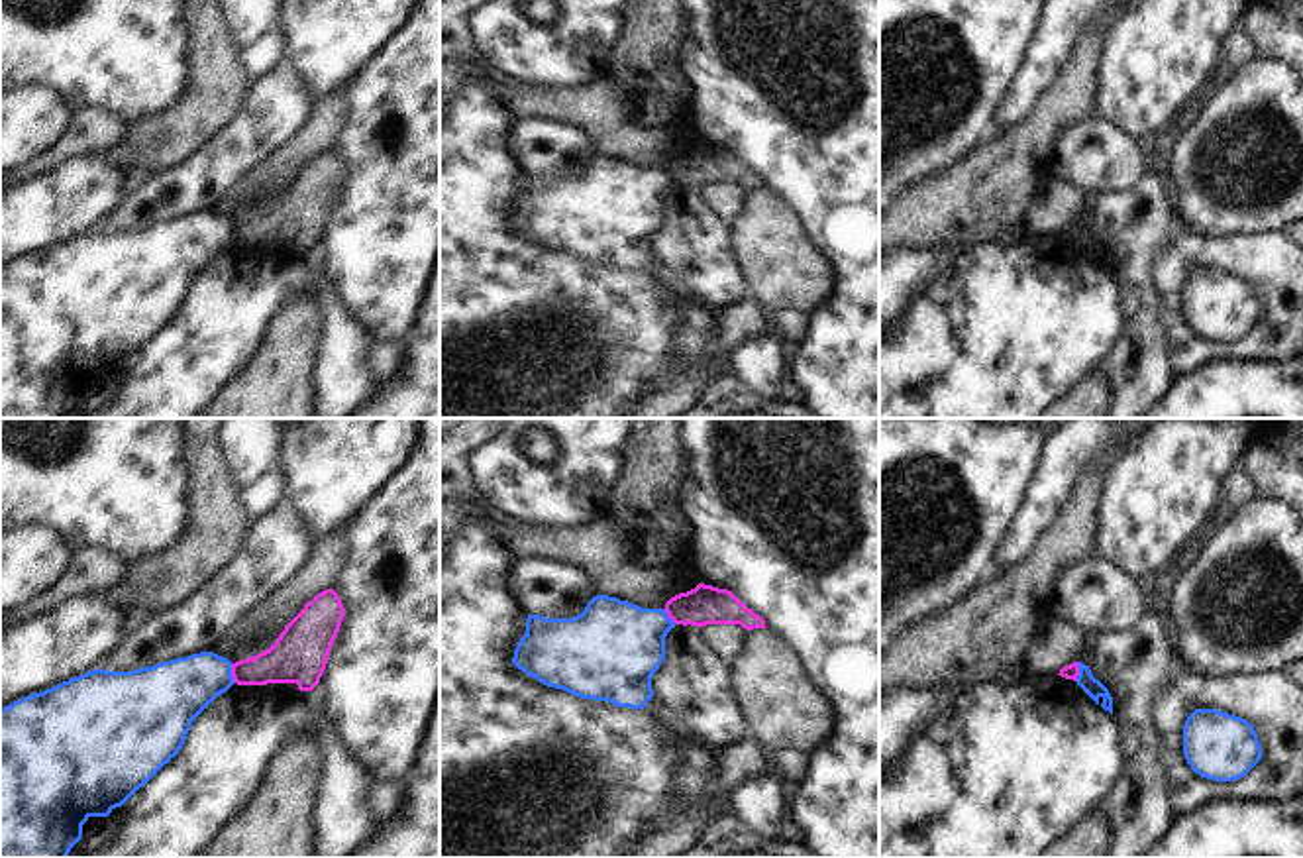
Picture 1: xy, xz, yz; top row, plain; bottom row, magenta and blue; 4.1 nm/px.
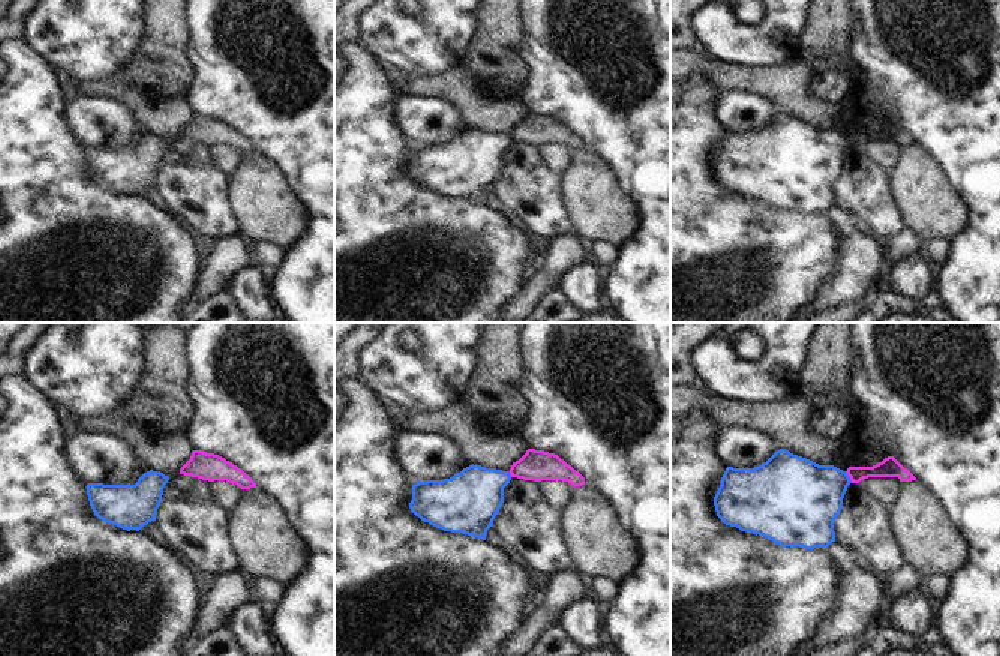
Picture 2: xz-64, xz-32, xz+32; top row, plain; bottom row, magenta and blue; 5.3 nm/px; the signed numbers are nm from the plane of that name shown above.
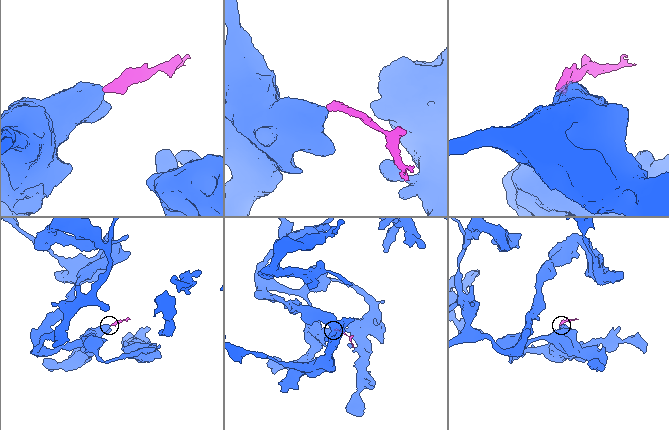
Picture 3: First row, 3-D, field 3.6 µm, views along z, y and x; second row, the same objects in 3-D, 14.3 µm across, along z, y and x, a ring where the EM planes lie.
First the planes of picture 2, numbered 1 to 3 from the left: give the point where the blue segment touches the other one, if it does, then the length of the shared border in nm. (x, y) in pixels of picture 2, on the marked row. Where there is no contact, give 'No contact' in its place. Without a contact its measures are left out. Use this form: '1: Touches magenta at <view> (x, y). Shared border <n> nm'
1: No contact
2: Touches magenta at xz-32 (510, 473). Shared border 40 nm
3: Touches magenta at xz+32 (849, 476). Shared border 80 nm

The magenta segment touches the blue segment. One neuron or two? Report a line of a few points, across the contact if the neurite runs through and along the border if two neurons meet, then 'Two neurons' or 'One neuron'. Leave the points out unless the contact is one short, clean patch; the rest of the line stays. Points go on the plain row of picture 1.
Line: xy (230, 224), (234, 242). Two neurons

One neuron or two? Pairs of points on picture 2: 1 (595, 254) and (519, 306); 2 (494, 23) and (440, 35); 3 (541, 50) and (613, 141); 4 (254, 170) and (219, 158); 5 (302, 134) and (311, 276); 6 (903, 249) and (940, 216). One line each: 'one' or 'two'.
1: two
2: two
3: one
4: two
5: one
6: two

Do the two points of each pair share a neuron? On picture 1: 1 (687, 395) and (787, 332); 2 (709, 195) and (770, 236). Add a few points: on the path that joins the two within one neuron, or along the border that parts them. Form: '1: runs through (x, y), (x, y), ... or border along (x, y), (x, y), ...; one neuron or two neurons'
1: border along (770, 313), (772, 330); two neurons
2: border along (748, 191), (740, 213), (729, 224); two neurons

